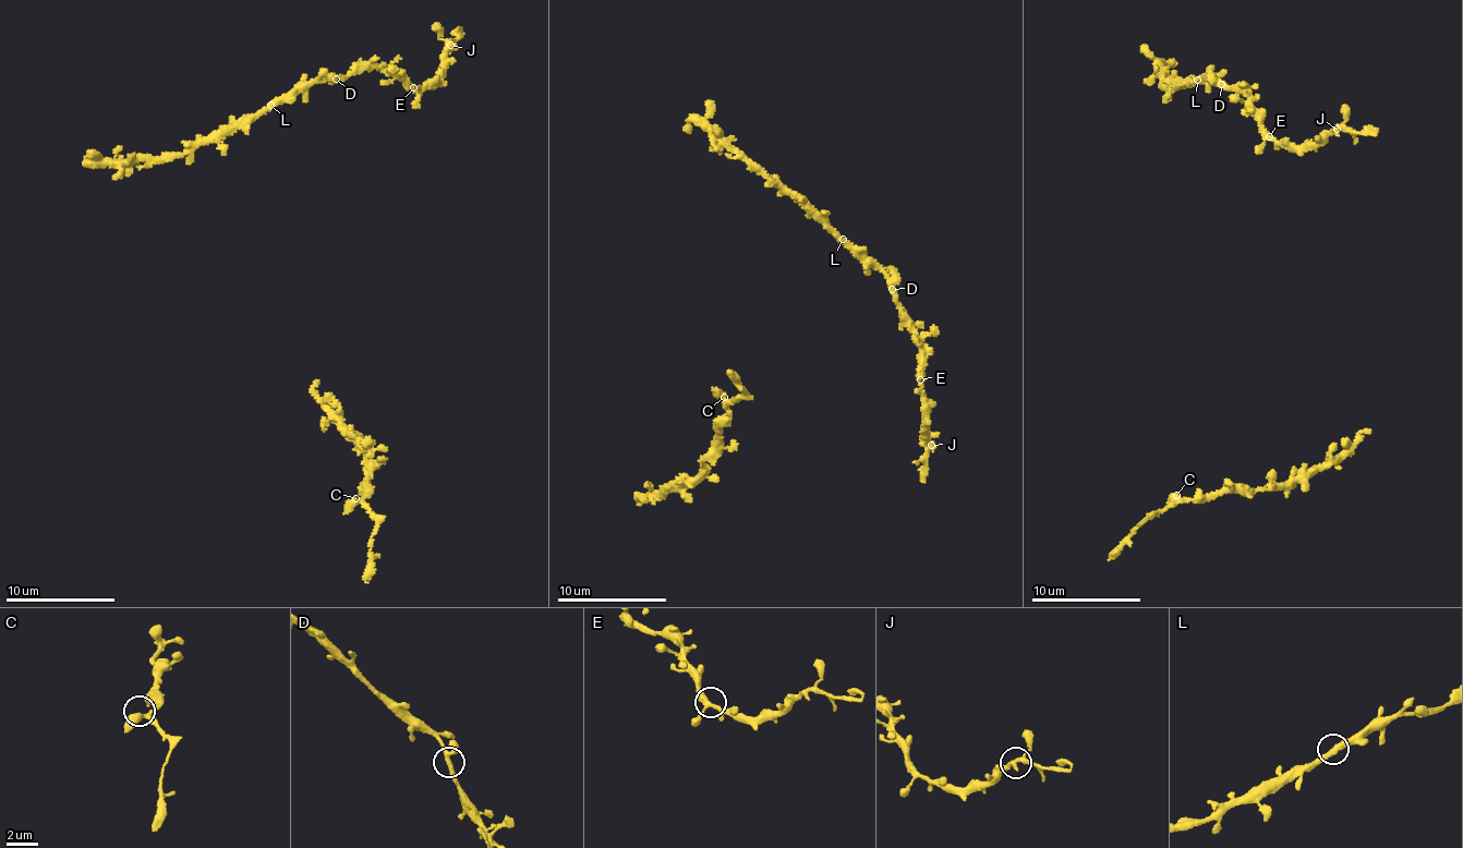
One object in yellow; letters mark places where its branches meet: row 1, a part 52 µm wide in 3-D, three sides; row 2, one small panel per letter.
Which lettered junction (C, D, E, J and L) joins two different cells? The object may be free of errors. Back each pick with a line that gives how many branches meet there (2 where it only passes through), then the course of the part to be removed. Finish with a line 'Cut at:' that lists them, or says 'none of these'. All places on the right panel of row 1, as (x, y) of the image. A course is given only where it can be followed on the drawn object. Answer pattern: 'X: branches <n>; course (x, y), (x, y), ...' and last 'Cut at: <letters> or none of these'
Cut at: none of these

